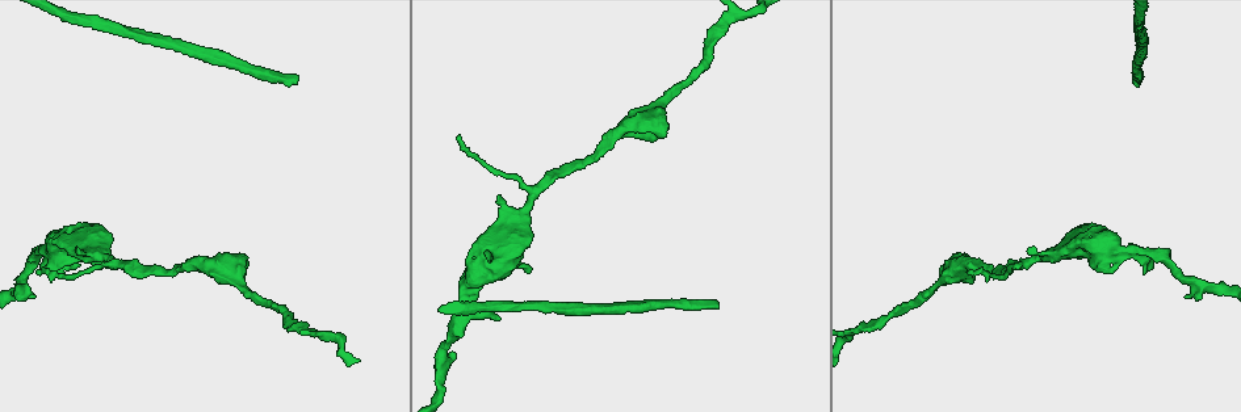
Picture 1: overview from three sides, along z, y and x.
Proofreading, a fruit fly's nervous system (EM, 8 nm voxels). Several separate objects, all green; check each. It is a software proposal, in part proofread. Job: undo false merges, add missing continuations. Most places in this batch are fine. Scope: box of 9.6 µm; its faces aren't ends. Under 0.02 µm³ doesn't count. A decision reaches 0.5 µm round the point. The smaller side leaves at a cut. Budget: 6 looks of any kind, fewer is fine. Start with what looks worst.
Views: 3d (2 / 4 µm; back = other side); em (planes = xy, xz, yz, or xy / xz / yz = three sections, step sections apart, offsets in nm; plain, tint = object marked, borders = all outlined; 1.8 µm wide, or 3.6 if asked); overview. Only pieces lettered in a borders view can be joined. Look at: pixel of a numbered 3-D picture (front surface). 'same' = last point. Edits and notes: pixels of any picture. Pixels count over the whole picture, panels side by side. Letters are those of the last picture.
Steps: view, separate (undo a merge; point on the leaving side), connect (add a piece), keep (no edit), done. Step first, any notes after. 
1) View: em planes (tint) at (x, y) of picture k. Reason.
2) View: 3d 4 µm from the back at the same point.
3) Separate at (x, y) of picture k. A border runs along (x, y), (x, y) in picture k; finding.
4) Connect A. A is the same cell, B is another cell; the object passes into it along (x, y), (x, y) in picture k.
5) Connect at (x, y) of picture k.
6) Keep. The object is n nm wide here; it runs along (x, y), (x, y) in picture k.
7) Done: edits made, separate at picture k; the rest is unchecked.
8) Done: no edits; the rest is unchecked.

View: em 3.6 µm planes (borders) at (717, 309) of picture 1. Free end.

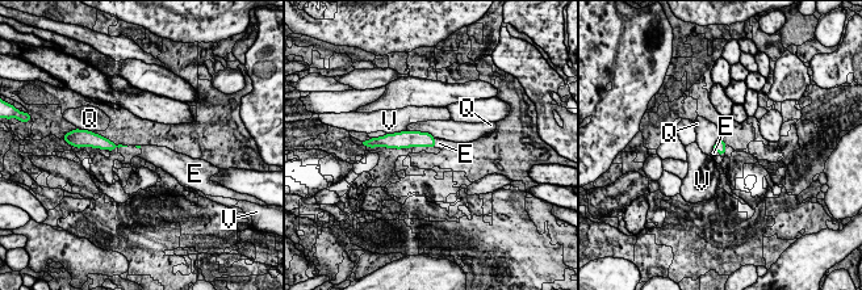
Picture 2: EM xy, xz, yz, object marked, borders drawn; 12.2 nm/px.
Connect E. E is the same cell, Q and V are other cells; the object passes into it along (414, 138), (434, 143), (439, 143) in picture 2; the neuron continues.

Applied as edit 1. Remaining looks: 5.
View: overview.

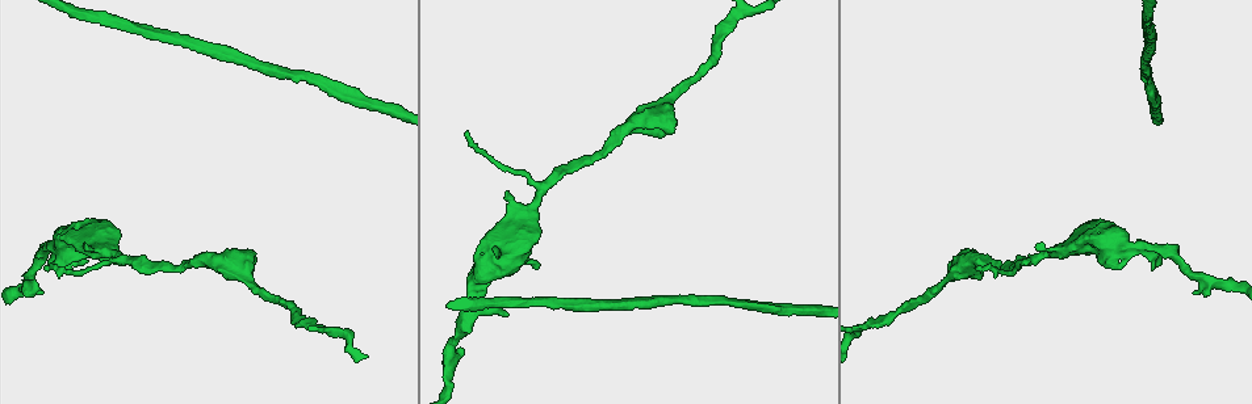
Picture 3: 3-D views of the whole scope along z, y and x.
View: em yz step 4 (tint) at (1121, 233) of picture 3. A fork.

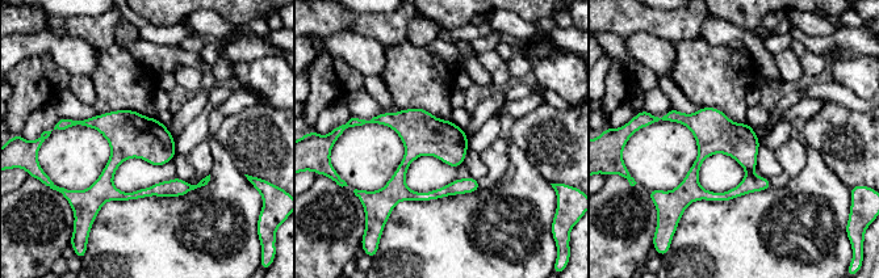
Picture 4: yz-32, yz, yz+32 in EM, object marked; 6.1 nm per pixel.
View: em planes (borders) at the same point. Another direction.

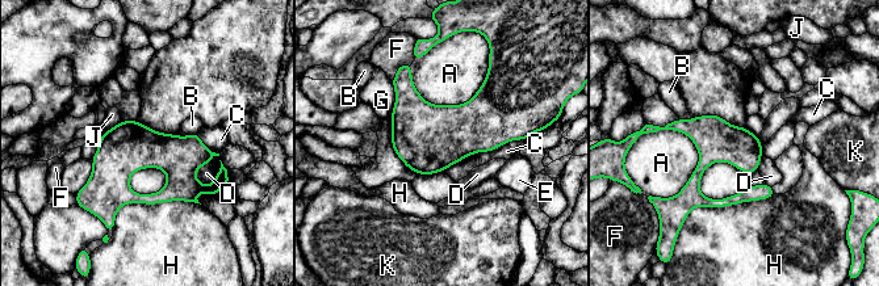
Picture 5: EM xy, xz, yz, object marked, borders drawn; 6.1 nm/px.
Keep. A, B, C, D, E, F, G, H, J and K are other cells; it runs along (221, 173), (210, 188), (154, 198), (84, 192) in picture 5; continuous, no second neuron.

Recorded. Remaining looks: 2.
Done: edits made, connect at picture 2; the rest is unchecked.

